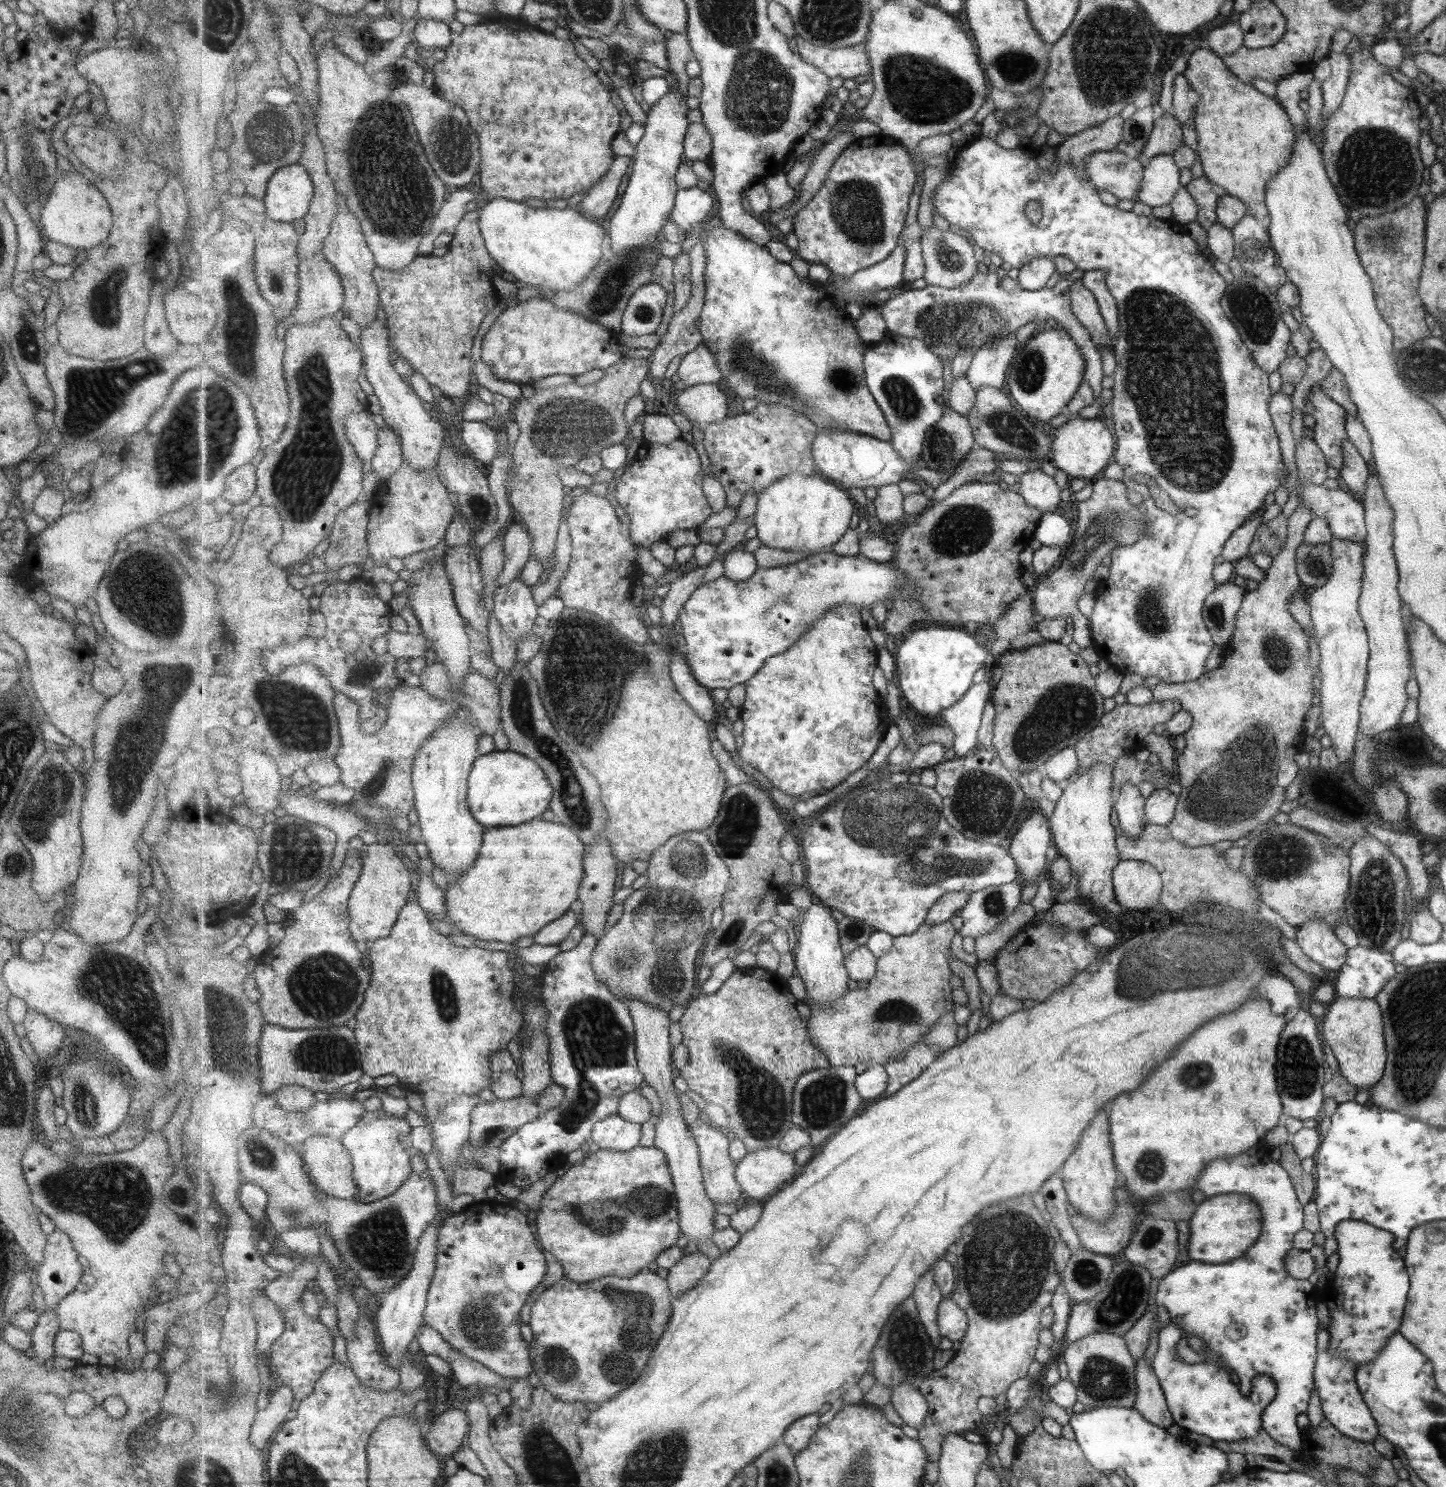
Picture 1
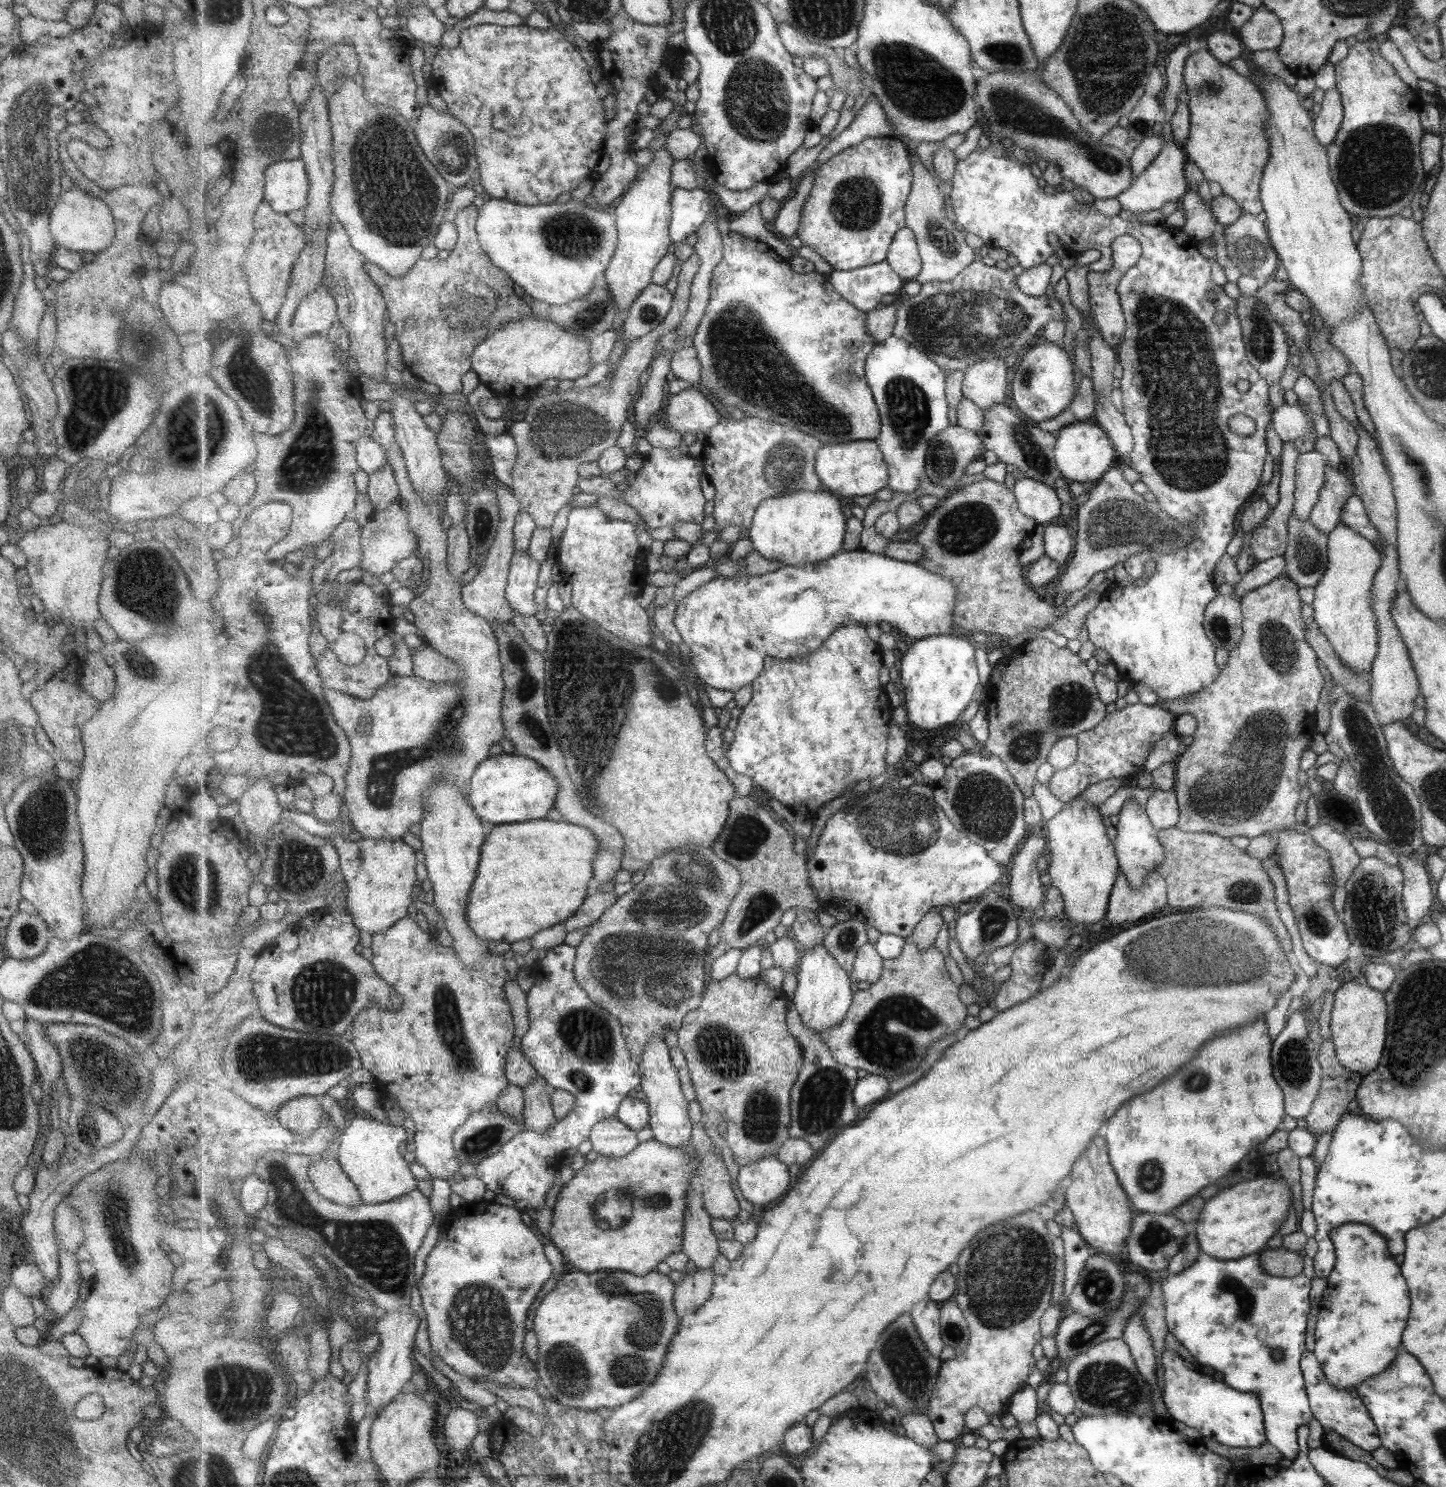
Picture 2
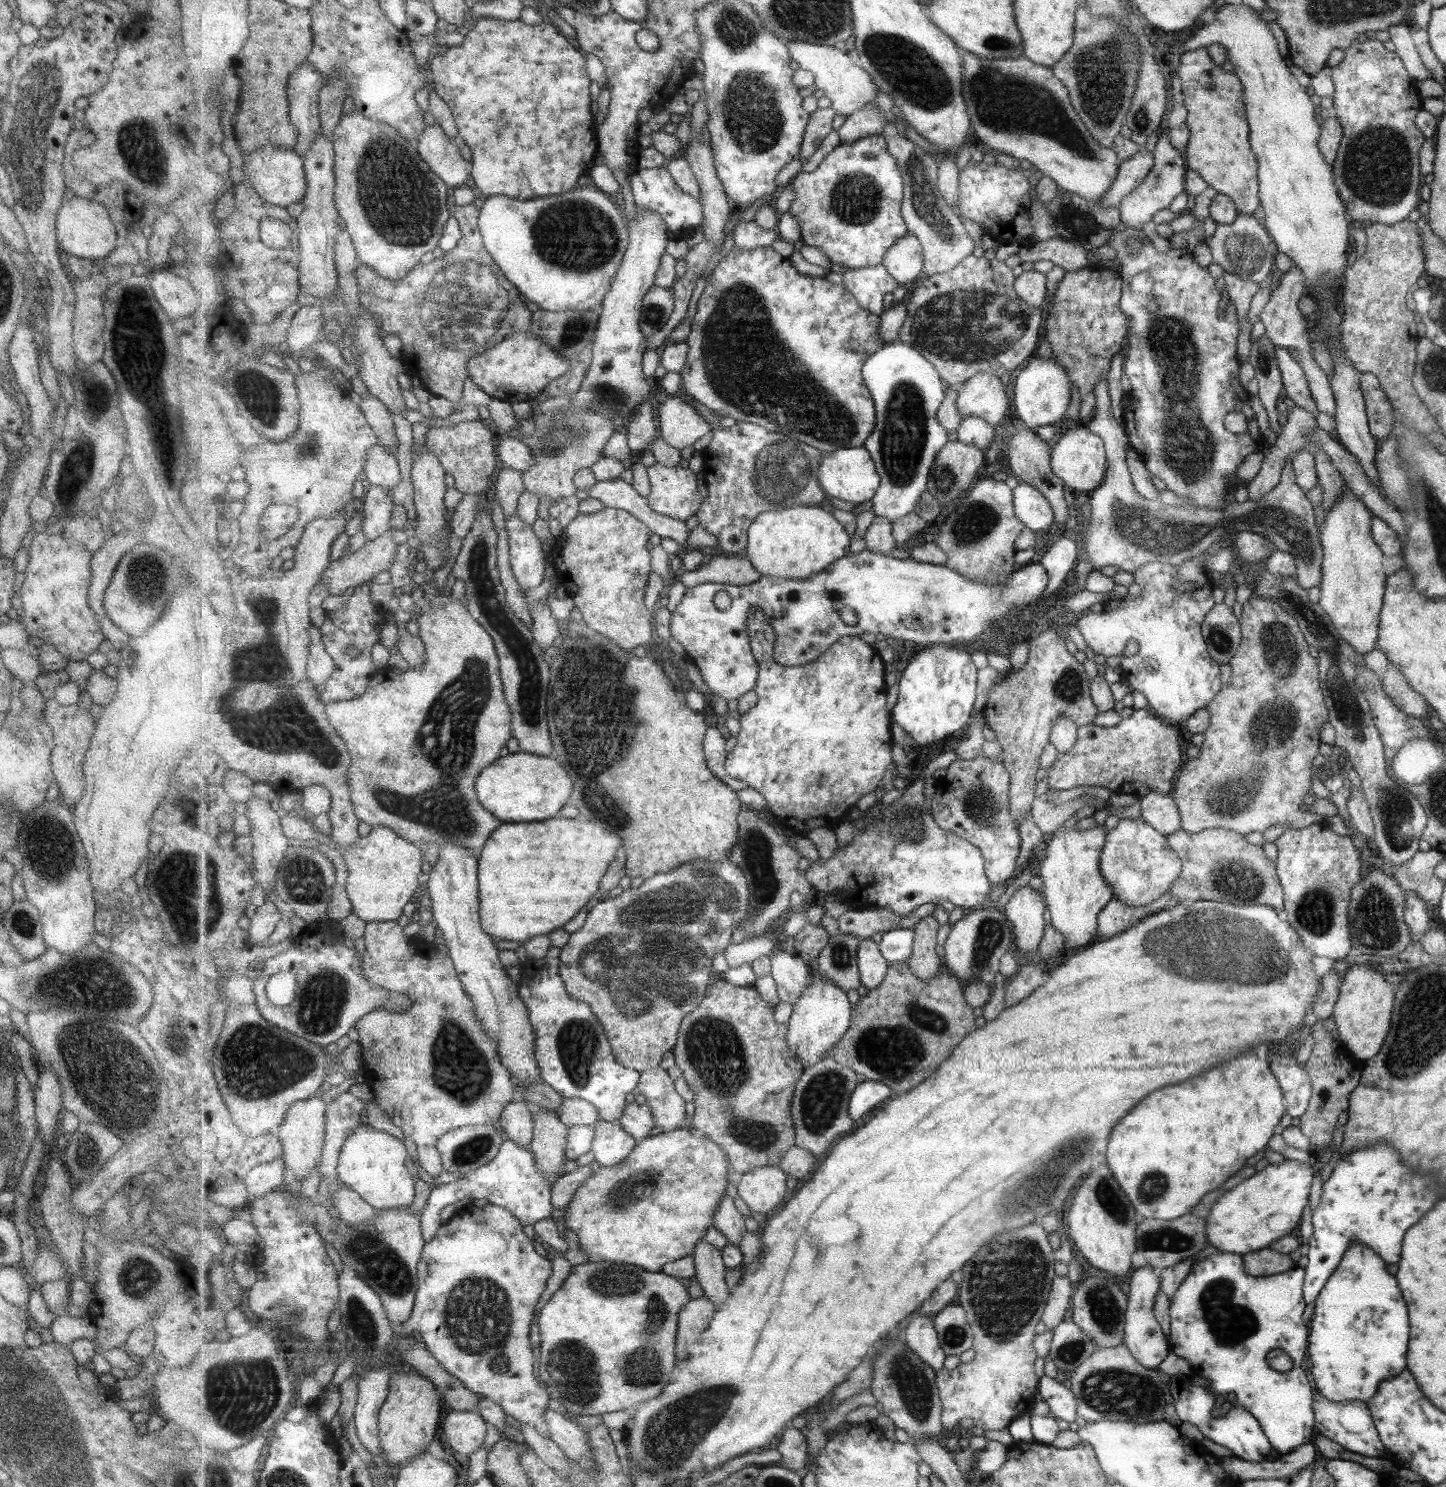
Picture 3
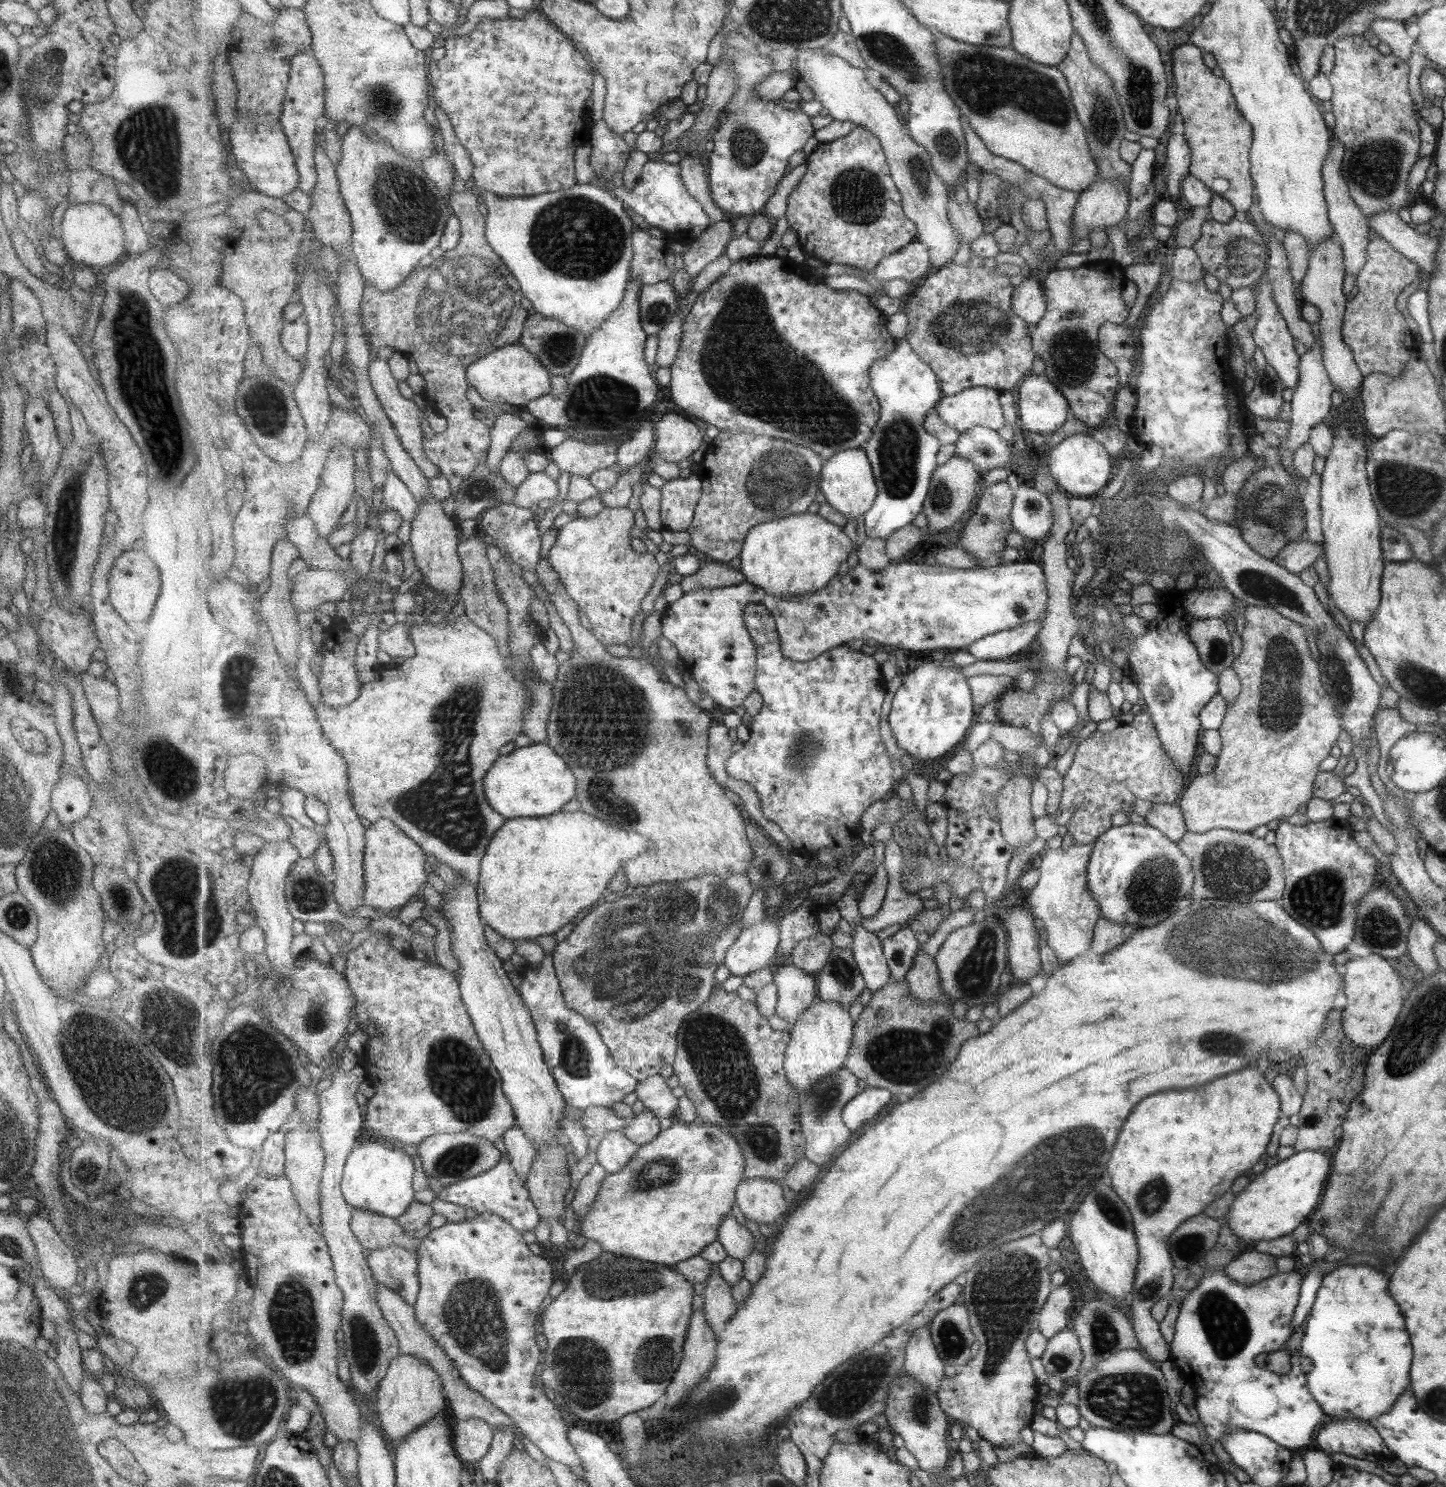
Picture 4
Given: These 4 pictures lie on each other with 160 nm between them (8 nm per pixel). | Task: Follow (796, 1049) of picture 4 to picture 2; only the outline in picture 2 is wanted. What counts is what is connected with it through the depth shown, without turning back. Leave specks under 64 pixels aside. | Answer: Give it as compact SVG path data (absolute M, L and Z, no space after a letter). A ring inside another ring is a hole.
M824 942L815 948L803 951L797 978L798 990L793 1002L799 1011L801 1021L807 1025L807 1029L821 1034L845 1021L855 1001L855 994L851 988L853 980L849 972L837 962L837 958L833 957L831 950L828 950Z

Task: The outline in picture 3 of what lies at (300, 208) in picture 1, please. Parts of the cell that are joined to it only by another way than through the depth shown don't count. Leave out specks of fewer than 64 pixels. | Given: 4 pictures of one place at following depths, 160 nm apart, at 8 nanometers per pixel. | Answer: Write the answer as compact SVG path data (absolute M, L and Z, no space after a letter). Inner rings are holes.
M263 146L257 152L244 154L244 171L248 184L254 188L267 202L287 207L289 204L301 202L305 195L305 186L308 186L304 159L295 150L285 146Z

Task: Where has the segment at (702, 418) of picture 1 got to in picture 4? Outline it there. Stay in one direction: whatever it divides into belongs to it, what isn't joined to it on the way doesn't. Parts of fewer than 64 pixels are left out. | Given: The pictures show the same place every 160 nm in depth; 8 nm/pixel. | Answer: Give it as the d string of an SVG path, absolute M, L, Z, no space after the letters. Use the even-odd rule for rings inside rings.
M672 411L655 424L655 429L655 454L667 462L679 464L690 459L704 443L699 426Z

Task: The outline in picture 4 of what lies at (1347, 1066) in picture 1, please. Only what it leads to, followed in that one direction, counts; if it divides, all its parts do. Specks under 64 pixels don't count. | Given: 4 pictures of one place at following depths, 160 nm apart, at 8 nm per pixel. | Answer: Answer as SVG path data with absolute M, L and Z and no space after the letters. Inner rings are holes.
M1377 954L1350 959L1342 969L1343 990L1347 996L1347 1005L1343 1010L1343 1018L1341 1018L1344 1034L1348 1038L1353 1038L1357 1046L1377 1046L1379 1042L1383 1042L1383 1038L1393 1028L1395 1018L1401 1010L1401 1004L1404 1004L1399 974Z

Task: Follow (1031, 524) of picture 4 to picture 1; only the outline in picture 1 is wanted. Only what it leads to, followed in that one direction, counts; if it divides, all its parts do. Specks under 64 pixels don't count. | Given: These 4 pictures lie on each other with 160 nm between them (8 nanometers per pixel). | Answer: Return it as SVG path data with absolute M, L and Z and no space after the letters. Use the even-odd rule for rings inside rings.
M1039 468L1027 470L1019 476L1019 492L1025 504L1041 511L1041 515L1053 513L1059 504L1059 488L1053 478L1043 474Z

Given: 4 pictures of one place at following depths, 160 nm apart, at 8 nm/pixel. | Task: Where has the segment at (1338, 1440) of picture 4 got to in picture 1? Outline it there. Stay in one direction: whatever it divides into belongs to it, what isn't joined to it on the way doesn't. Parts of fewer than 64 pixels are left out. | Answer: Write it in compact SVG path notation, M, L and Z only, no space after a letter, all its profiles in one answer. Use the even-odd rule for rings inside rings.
M1323 1324L1316 1330L1316 1362L1312 1381L1316 1395L1319 1397L1323 1418L1332 1423L1341 1434L1349 1436L1349 1439L1359 1440L1363 1443L1373 1444L1377 1439L1378 1430L1365 1406L1364 1400L1356 1385L1356 1367L1350 1360L1342 1360L1338 1356L1332 1356L1326 1346L1328 1343L1328 1332Z

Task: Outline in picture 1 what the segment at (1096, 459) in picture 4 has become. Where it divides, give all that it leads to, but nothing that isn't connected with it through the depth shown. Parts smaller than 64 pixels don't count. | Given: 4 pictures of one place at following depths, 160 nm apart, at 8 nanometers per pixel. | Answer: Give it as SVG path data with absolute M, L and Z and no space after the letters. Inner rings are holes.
M1076 415L1055 429L1049 460L1055 469L1065 472L1070 479L1091 481L1093 474L1101 472L1109 464L1111 456L1114 456L1113 436L1099 420L1083 420Z

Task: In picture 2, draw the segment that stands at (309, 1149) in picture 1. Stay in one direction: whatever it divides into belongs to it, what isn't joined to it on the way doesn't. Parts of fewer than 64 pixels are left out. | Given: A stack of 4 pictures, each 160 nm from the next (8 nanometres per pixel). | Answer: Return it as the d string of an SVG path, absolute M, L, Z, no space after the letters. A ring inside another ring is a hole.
M321 1155L314 1156L310 1177L321 1196L331 1202L343 1206L359 1206L363 1203L360 1190L349 1175L345 1174L337 1155L324 1159Z

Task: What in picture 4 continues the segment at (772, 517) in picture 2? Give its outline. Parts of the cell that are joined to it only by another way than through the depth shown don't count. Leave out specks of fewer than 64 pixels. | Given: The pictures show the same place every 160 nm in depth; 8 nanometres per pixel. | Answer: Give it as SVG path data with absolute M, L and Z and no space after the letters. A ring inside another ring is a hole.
M802 513L783 519L763 522L749 531L744 550L741 552L740 570L747 582L760 586L775 598L795 598L809 592L823 590L839 574L843 562L849 560L855 544L843 532L843 527L829 522L819 514Z

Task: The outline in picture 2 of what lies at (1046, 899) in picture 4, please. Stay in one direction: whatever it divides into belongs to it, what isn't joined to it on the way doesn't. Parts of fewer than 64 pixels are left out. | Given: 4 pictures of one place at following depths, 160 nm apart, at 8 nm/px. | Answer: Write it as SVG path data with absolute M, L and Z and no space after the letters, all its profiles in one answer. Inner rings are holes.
M1083 798L1069 800L1062 809L1045 822L1048 838L1046 873L1050 886L1055 886L1063 900L1063 918L1076 929L1076 924L1095 924L1105 918L1111 886L1119 873L1115 846L1105 836L1105 828L1091 802Z

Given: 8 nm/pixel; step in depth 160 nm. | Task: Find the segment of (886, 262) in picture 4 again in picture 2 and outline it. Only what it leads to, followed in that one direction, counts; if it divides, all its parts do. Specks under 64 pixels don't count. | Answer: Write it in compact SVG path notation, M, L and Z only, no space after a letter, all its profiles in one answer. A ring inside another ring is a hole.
M909 227L897 232L886 261L906 282L916 279L923 269L916 234Z

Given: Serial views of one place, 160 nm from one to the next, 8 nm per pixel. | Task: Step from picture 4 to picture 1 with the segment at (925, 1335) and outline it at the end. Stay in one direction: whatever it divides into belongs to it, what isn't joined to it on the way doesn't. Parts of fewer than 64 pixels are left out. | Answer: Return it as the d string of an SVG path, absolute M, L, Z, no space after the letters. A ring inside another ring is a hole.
M927 1274L917 1290L915 1296L917 1298L917 1306L919 1306L921 1318L923 1318L924 1327L928 1330L932 1343L937 1349L942 1345L942 1334L940 1331L939 1311L940 1304L946 1299L941 1292L933 1274Z

